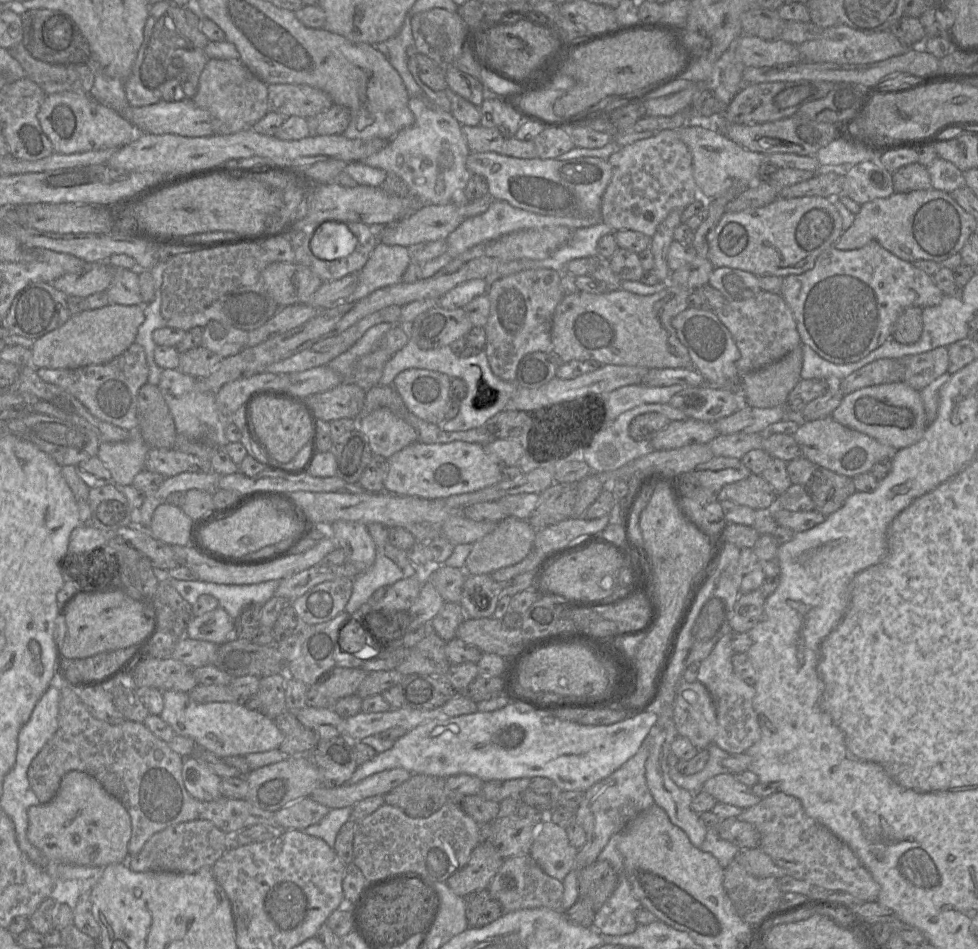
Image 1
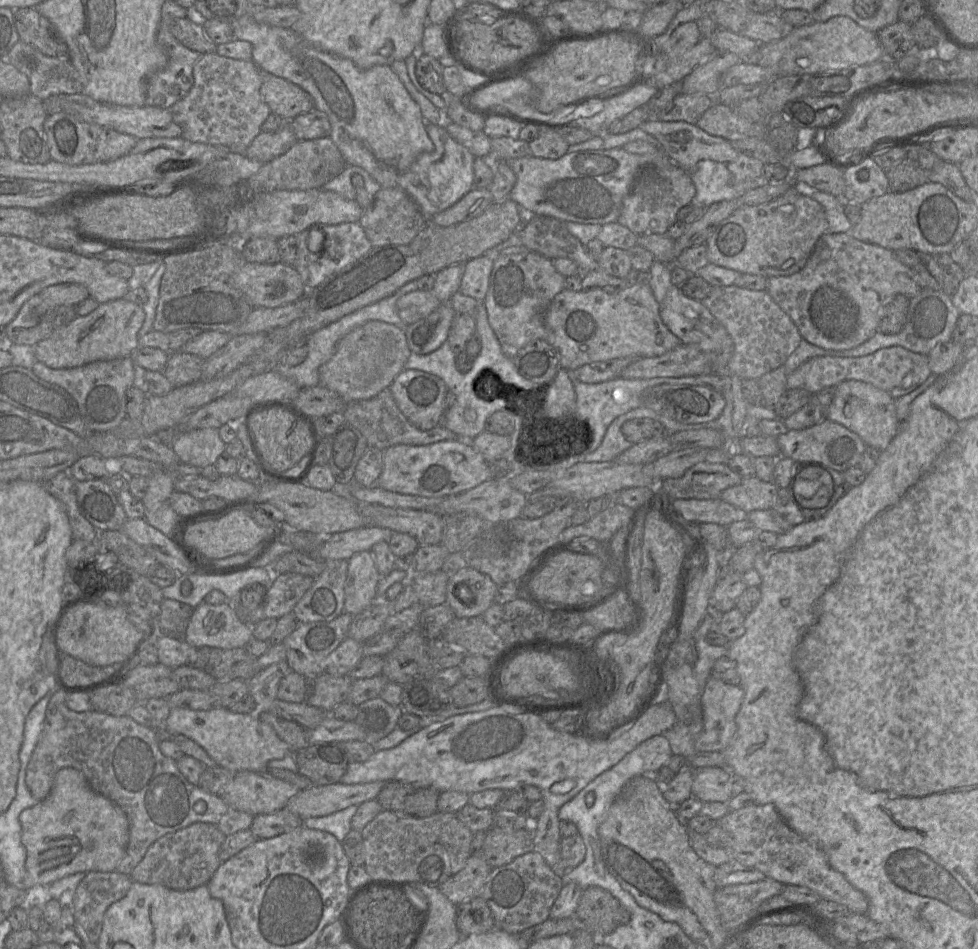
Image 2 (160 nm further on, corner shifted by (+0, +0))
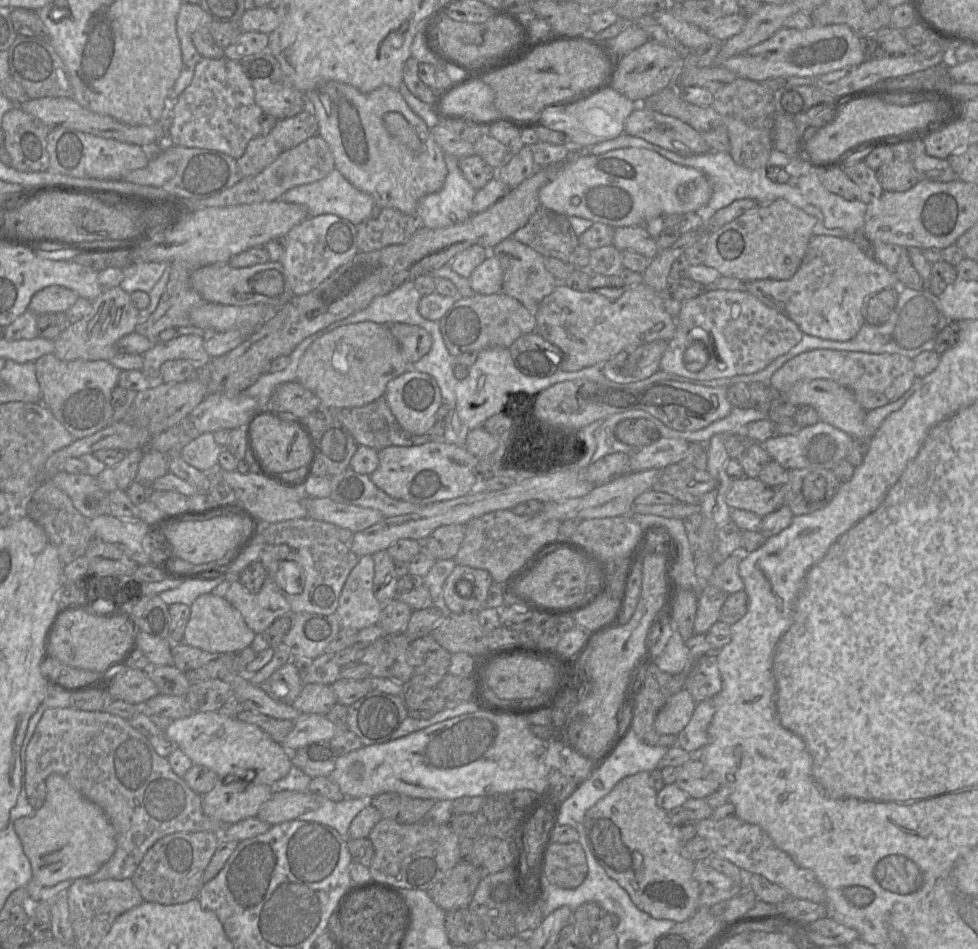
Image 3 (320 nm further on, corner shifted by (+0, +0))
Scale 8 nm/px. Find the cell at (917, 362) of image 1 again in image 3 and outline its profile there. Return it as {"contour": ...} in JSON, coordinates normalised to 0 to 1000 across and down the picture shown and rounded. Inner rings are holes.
{"contour":[[[834,368],[817,373],[805,380],[788,397],[786,405],[794,413],[806,412],[821,400],[846,399],[867,409],[884,433],[919,420],[937,399],[934,378],[919,373]]]}

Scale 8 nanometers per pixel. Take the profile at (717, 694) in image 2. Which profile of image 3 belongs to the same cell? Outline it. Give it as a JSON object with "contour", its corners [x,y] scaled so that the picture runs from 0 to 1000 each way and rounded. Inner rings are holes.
{"contour":[[[728,737],[713,741],[704,762],[692,774],[692,786],[707,795],[714,795],[724,782],[724,768],[730,752]]]}

